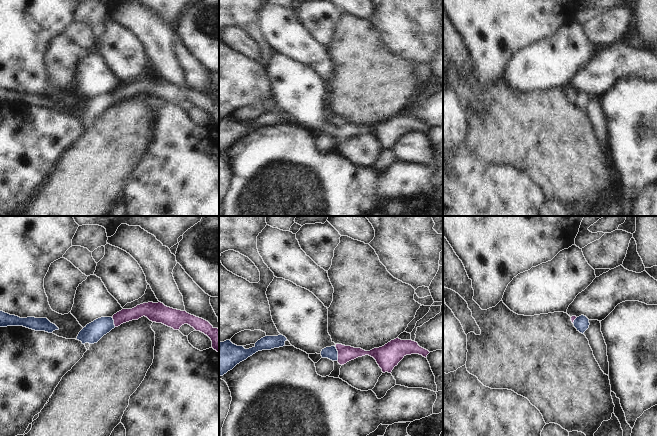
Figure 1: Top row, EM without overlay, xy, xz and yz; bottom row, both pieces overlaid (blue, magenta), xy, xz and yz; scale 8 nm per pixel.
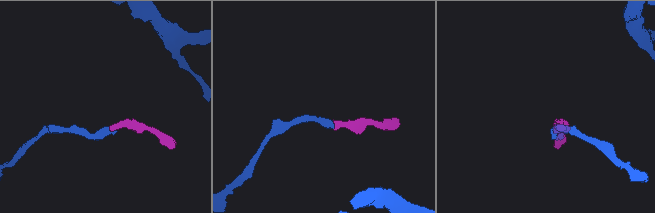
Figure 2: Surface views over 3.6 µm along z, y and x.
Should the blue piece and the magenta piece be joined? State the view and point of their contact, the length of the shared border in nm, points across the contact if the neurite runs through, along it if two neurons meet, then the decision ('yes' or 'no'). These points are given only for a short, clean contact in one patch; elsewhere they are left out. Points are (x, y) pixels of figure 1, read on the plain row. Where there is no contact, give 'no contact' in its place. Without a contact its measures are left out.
meets blue in xz at (337, 129); contact 120 nm long; runs through xz (331, 129), (337, 129), (345, 129); yes

